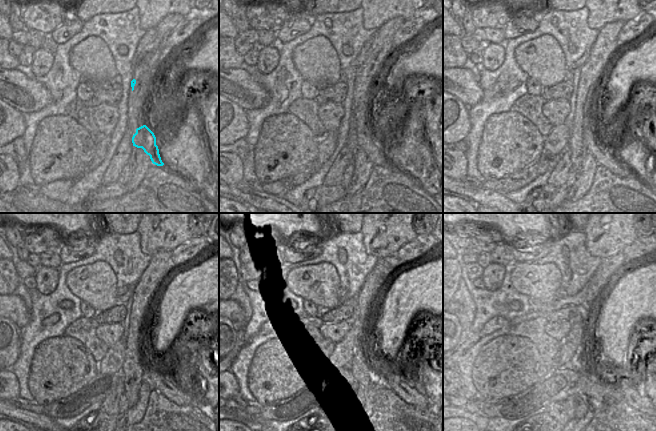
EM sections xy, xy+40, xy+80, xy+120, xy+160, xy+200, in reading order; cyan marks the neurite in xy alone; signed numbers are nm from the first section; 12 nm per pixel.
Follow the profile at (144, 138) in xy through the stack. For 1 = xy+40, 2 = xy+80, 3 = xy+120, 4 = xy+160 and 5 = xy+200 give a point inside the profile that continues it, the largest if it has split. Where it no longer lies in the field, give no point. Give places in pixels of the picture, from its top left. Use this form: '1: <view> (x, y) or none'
1: xy+40 (366, 140)
2: xy+80 (582, 137)
3: xy+120 (166, 383)
4: xy+160 (358, 368)
5: xy+200 (633, 396)

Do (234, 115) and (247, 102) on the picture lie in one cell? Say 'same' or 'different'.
different

